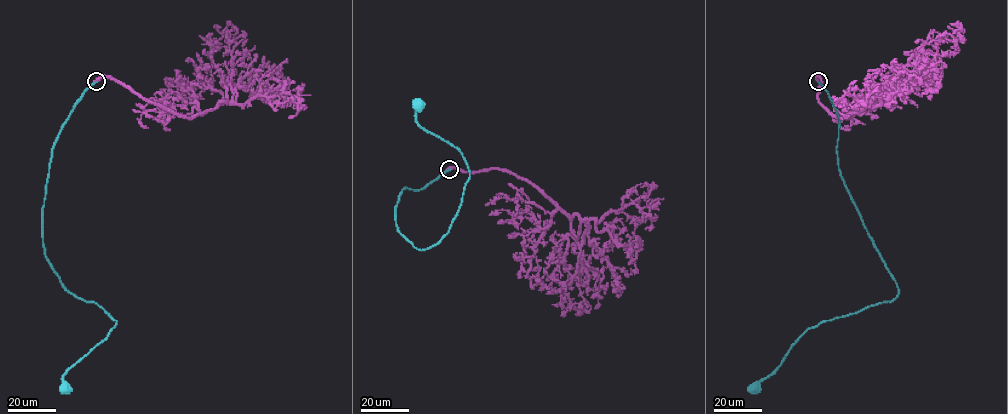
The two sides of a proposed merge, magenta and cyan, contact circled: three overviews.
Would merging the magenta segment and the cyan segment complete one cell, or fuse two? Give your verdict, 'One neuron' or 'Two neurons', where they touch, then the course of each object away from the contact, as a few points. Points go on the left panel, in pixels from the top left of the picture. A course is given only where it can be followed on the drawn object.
Two neurons. Place: (96, 81). Course of magenta: (96, 81), (113, 78), (142, 98), (194, 117), (226, 102), (210, 44), (230, 23), (237, 29), (232, 35). Course of cyan: (96, 81), (76, 104), (53, 149), (42, 209), (42, 245), (62, 286), (117, 321), (63, 374), (65, 387)

